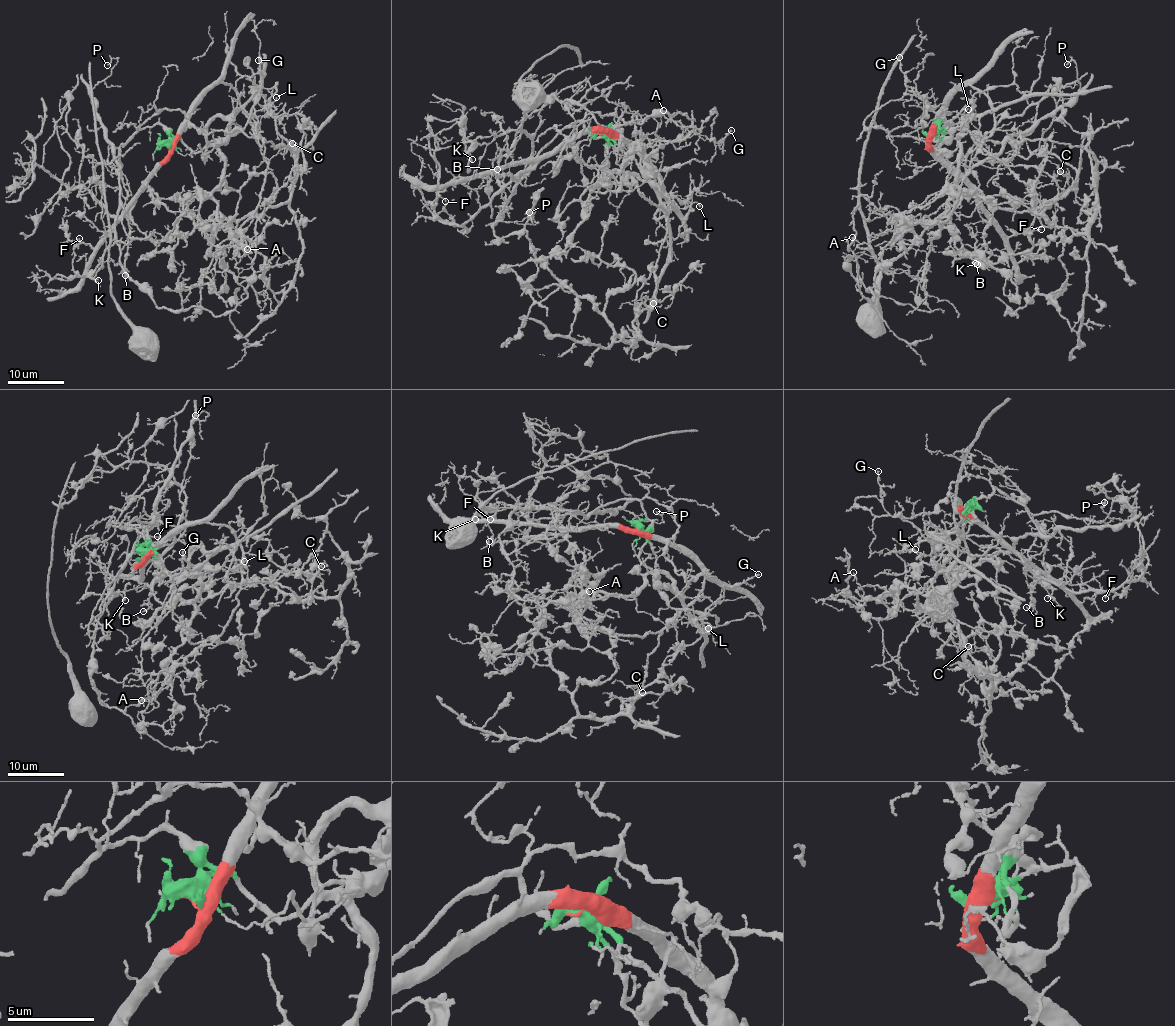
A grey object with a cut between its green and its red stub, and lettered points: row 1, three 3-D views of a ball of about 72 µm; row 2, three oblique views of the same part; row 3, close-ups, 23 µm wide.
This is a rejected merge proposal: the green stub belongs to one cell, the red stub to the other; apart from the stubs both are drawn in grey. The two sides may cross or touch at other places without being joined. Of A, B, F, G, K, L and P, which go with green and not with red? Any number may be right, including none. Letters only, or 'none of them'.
A, G, K, L, P

